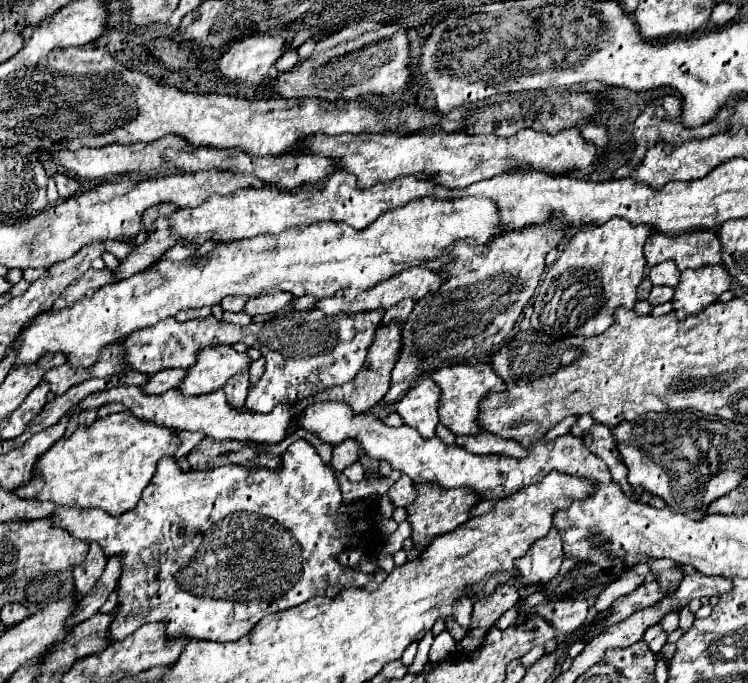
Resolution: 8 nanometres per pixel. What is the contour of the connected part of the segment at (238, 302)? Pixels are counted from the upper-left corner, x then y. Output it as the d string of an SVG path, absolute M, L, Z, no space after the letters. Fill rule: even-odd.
M226 296L224 300L222 300L222 310L230 310L230 312L242 312L242 308L244 308L244 304L246 304L246 296Z

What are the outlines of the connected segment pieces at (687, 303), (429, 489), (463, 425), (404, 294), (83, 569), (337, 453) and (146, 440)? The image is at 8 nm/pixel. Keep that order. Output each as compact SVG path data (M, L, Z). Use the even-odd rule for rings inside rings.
M722 264L704 266L700 270L684 270L672 298L676 316L686 318L714 304L720 294L730 288L730 282L732 278Z
M414 484L416 488L416 500L406 506L408 510L408 522L412 526L412 542L416 550L424 550L436 536L442 536L446 532L456 530L460 524L472 518L472 508L480 502L480 494L468 488L442 488L432 484Z
M474 362L474 364L458 364L458 366L448 366L440 368L432 374L432 380L440 386L442 396L438 402L438 414L440 414L440 424L446 426L450 432L458 434L478 434L482 432L478 428L476 416L478 416L478 406L480 400L490 392L502 392L504 382L496 376L496 372L490 368L490 364L484 362Z
M412 268L412 270L404 270L402 274L396 274L380 284L376 284L372 290L366 290L364 294L358 294L354 300L346 302L342 294L334 294L332 298L324 298L318 302L318 310L322 310L324 314L352 314L352 312L368 312L368 310L376 310L376 308L384 308L388 310L390 306L394 306L396 302L404 300L404 298L414 298L414 300L420 300L424 298L428 292L436 292L440 286L444 284L444 278L440 276L438 270L430 270L430 268Z
M92 542L86 562L80 564L78 568L74 568L74 592L78 596L84 596L90 592L90 588L98 582L100 574L104 572L106 562L108 560L104 558L104 552L100 550L100 546L96 546L96 542Z
M348 440L348 442L342 442L340 446L332 448L332 460L330 460L332 470L342 472L344 468L354 464L356 460L358 460L358 444L356 442Z
M120 412L120 414L110 414L106 418L98 418L88 428L78 426L70 438L60 438L46 450L46 454L38 458L32 476L42 476L44 488L38 492L36 498L52 500L60 506L102 508L112 516L124 514L138 504L142 490L148 486L148 482L156 472L156 462L166 454L174 454L176 448L178 448L178 436L174 430L164 430L154 422L138 420L132 412Z

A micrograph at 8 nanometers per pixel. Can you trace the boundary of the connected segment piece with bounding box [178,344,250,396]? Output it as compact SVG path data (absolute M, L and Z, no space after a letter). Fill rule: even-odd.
M226 344L208 346L198 352L196 364L188 368L186 380L182 380L178 390L188 396L220 390L234 374L246 370L248 366L248 354L240 354Z

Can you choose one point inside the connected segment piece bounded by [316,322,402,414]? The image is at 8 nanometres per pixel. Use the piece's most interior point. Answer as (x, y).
(370, 386)

